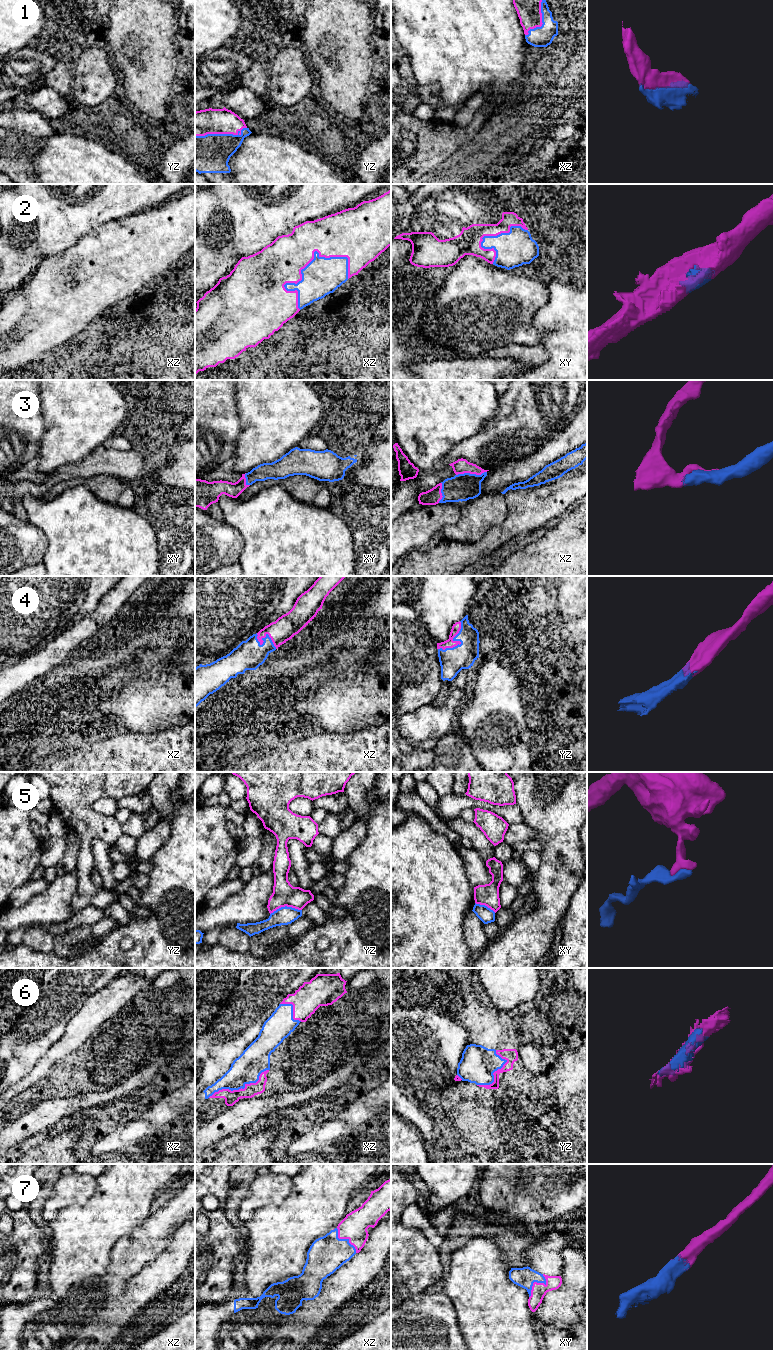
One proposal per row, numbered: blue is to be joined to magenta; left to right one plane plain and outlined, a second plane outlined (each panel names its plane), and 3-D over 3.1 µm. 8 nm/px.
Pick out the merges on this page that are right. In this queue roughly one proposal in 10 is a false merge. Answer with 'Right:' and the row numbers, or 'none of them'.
Right: 1, 2, 3, 4, 6, 7

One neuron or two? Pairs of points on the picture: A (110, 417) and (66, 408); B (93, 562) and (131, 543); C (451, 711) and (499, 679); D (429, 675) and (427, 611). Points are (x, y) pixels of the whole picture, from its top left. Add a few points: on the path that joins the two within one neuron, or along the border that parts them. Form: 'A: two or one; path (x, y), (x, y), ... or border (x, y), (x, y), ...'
A: one; path (99, 409), (77, 408)
B: one; path (102, 560), (118, 546), (122, 545)
C: two; border (467, 696), (457, 710), (456, 727)
D: two; border (417, 610), (429, 634), (437, 642)

